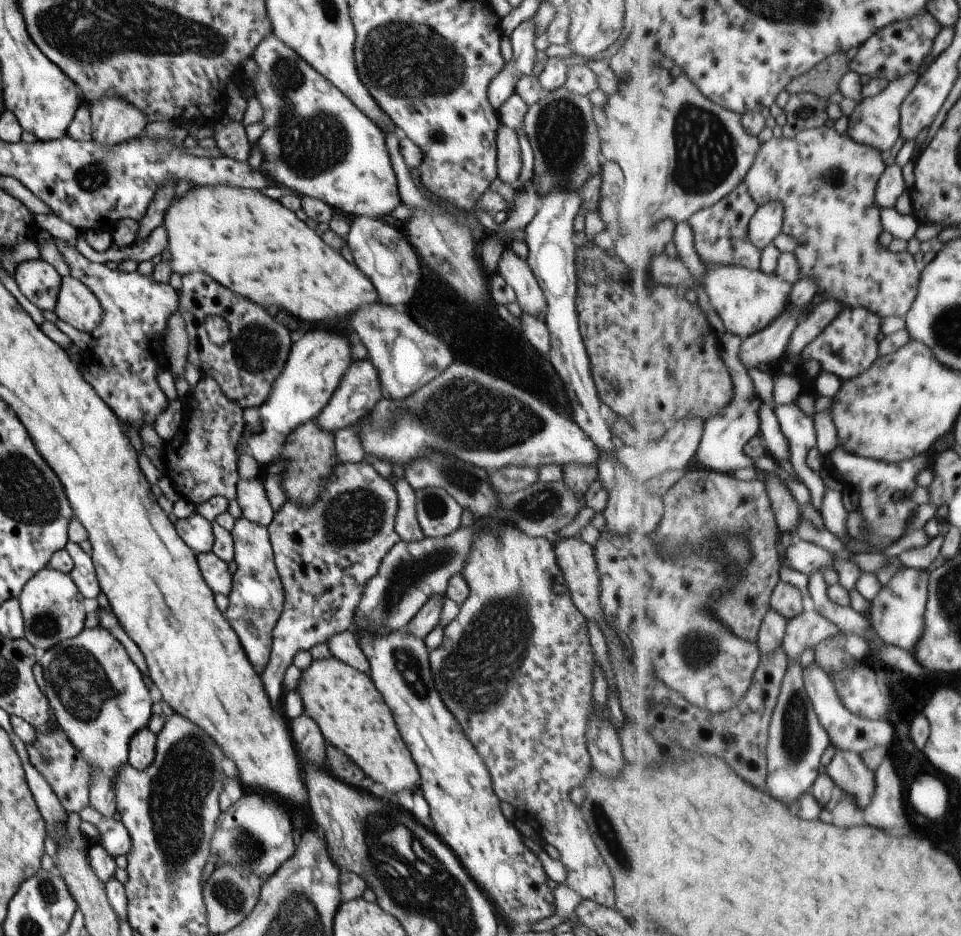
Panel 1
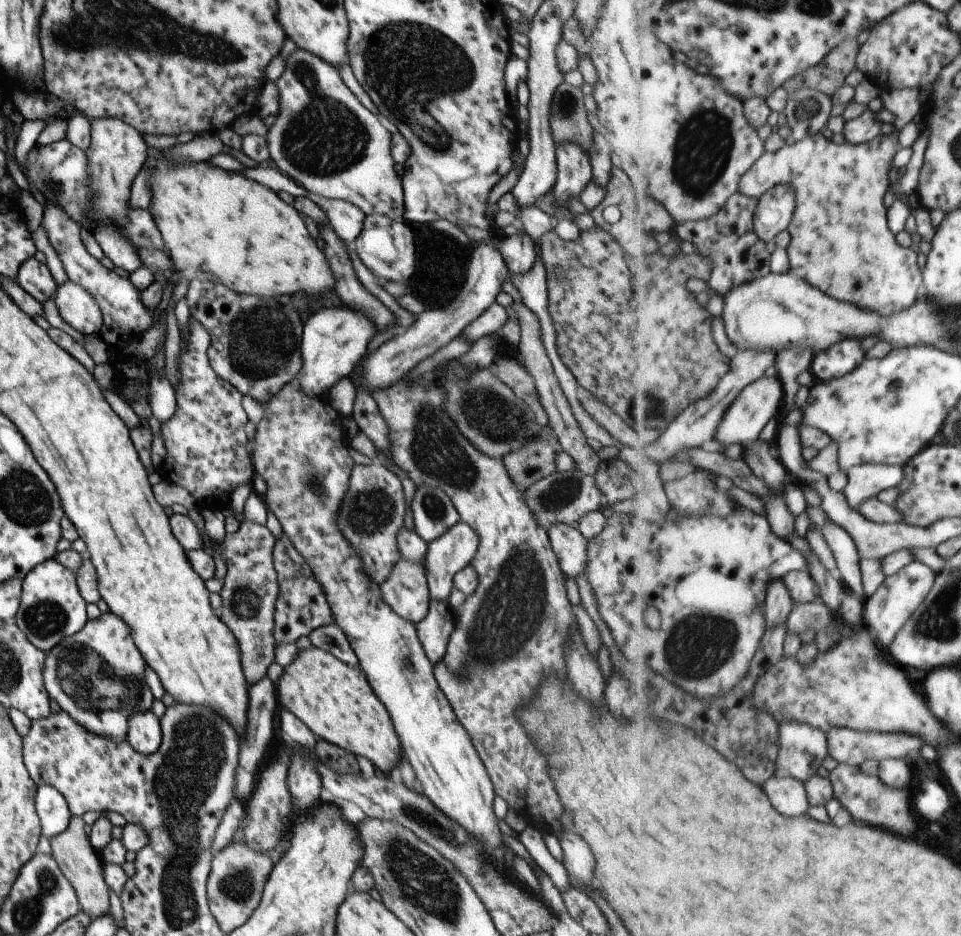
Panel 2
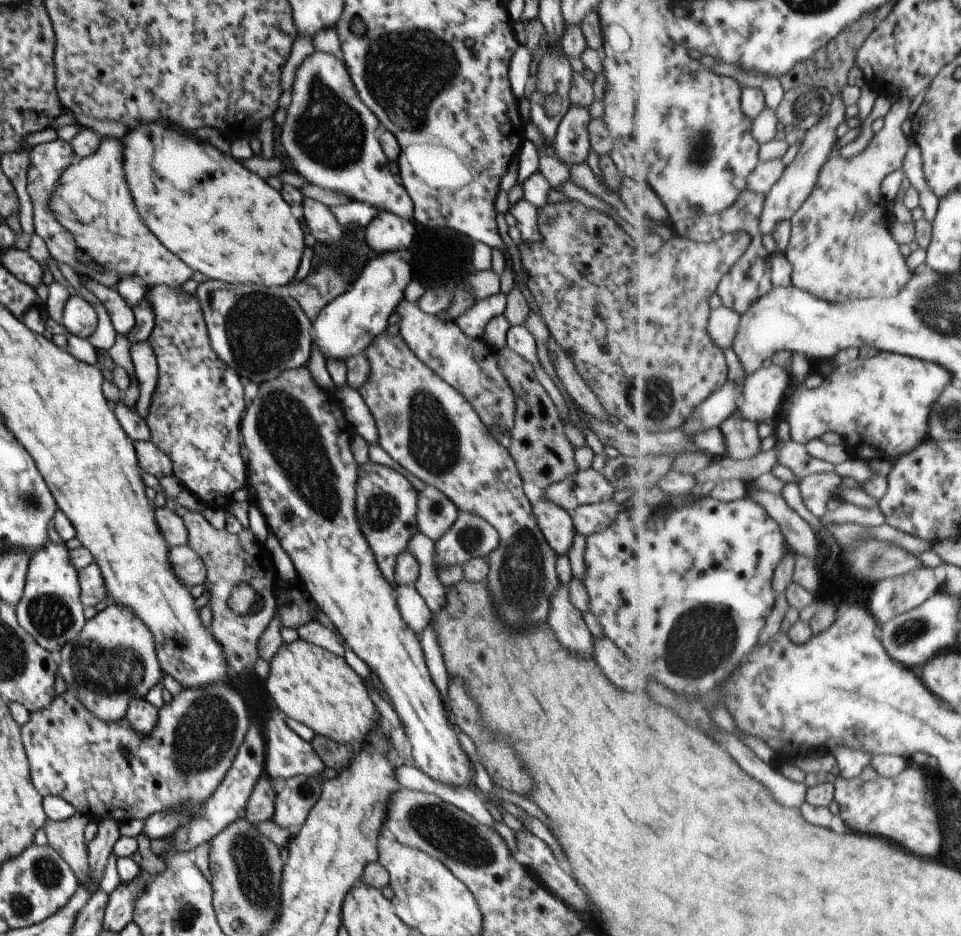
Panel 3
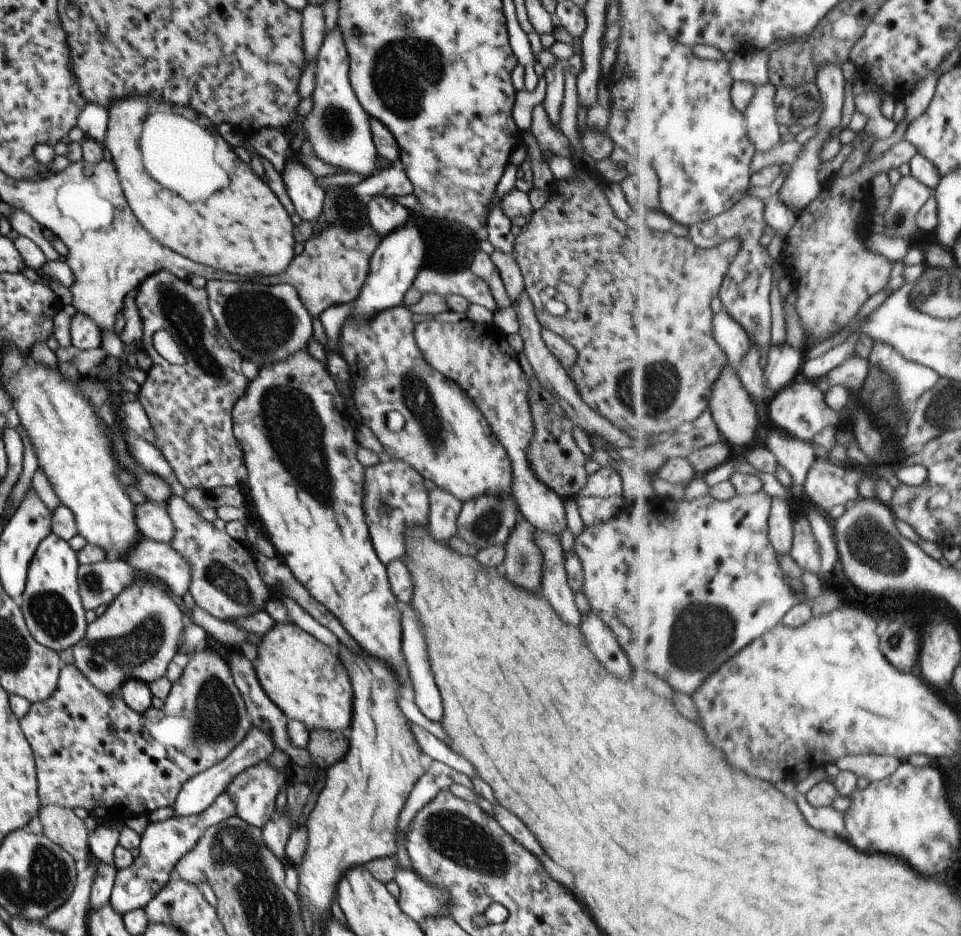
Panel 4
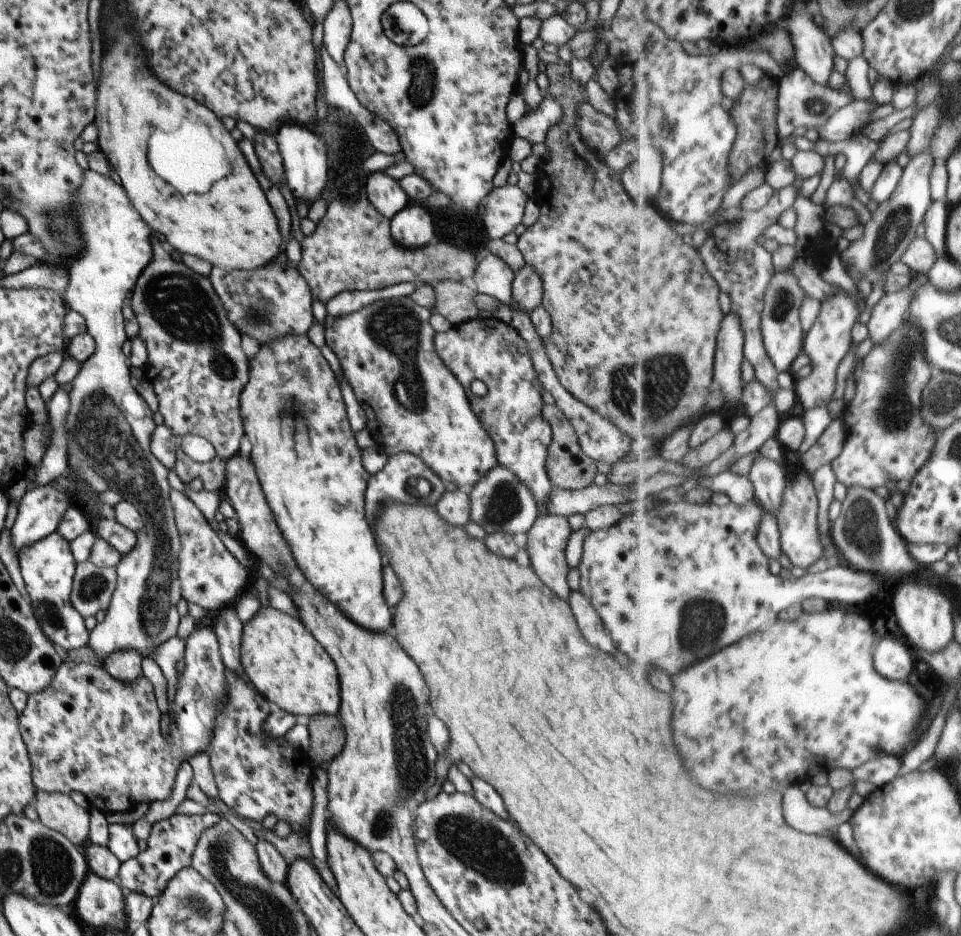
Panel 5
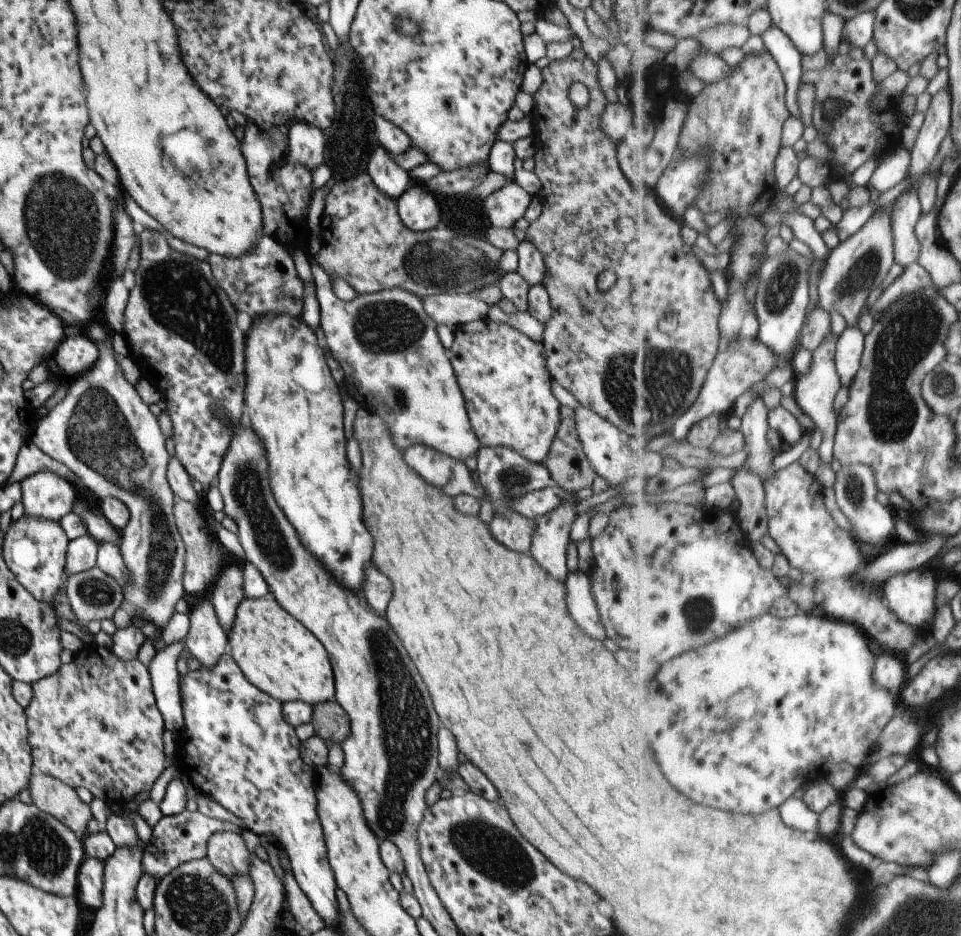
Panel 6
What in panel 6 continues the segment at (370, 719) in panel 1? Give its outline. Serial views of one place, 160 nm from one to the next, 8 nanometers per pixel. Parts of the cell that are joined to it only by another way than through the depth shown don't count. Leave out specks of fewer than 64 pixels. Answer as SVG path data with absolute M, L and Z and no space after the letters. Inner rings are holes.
M270 595L245 597L235 609L226 636L228 650L243 676L280 703L303 701L314 705L334 698L332 668L323 645Z

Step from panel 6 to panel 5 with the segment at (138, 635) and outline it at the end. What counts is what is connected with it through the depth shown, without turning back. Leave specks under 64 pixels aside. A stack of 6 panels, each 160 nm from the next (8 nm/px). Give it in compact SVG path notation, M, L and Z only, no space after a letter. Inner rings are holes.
M119 649L104 656L103 667L113 678L130 683L142 675L141 659L138 650Z

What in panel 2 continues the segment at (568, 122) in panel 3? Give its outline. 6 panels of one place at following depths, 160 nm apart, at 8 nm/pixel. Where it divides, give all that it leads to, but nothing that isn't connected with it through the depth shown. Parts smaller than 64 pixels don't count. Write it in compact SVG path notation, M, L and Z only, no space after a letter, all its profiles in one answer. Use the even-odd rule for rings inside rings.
M563 142L555 148L556 180L551 190L553 204L567 208L569 198L579 198L583 186L591 181L588 154L579 148L579 144Z

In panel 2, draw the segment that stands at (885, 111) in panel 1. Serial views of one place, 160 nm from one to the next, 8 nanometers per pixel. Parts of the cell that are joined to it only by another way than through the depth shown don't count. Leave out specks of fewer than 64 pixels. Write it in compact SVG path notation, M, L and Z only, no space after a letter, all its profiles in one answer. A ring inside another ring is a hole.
M866 110L859 117L849 120L844 124L844 140L850 144L863 145L879 138L881 133L881 124L889 120L885 110L882 112L871 112Z

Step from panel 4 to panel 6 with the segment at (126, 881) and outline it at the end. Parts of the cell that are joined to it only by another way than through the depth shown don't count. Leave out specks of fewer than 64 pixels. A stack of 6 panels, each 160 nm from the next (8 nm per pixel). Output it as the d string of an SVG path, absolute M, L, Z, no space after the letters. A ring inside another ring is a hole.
M183 811L175 816L161 817L151 830L151 837L142 852L142 874L150 874L156 882L176 866L191 859L206 856L206 844L210 834L215 831L235 830L228 821L219 821L206 817L199 811Z

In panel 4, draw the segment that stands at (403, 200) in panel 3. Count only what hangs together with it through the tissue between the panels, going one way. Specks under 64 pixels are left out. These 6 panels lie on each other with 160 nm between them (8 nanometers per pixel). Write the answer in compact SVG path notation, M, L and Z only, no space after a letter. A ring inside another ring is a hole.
M336 26L325 34L317 51L311 110L302 123L306 136L304 148L320 161L363 178L373 176L381 161L373 145L369 116L355 98L348 80L348 56Z

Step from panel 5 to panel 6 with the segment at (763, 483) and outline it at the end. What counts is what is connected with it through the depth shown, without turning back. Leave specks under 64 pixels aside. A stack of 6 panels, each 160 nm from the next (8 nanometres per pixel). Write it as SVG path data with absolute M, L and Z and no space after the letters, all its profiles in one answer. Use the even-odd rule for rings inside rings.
M763 396L757 397L742 416L740 427L746 440L745 450L747 450L747 460L743 467L757 473L763 482L775 472L772 462L777 457L767 440L770 428L769 411Z

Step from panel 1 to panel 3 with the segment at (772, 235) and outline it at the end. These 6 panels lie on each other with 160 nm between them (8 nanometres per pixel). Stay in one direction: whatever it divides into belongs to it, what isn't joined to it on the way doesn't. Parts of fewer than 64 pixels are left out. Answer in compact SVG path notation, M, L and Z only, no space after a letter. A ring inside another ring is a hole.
M833 96L828 114L822 116L821 120L806 132L794 160L787 166L783 176L766 195L764 211L760 220L760 229L763 234L772 234L775 225L779 221L792 219L793 215L805 204L805 201L816 189L821 170L823 170L825 163L829 160L829 156L833 156L836 152L834 144L837 142L837 134L835 132L837 132L839 124L848 122L843 117L845 116L845 107L846 104L841 96Z

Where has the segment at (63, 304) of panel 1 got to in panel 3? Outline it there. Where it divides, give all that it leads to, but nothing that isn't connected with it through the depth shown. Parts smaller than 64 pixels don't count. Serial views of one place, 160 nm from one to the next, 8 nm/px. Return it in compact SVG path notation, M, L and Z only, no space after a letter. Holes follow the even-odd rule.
M69 296L62 311L62 325L71 335L80 339L91 336L97 327L93 307L81 297Z

